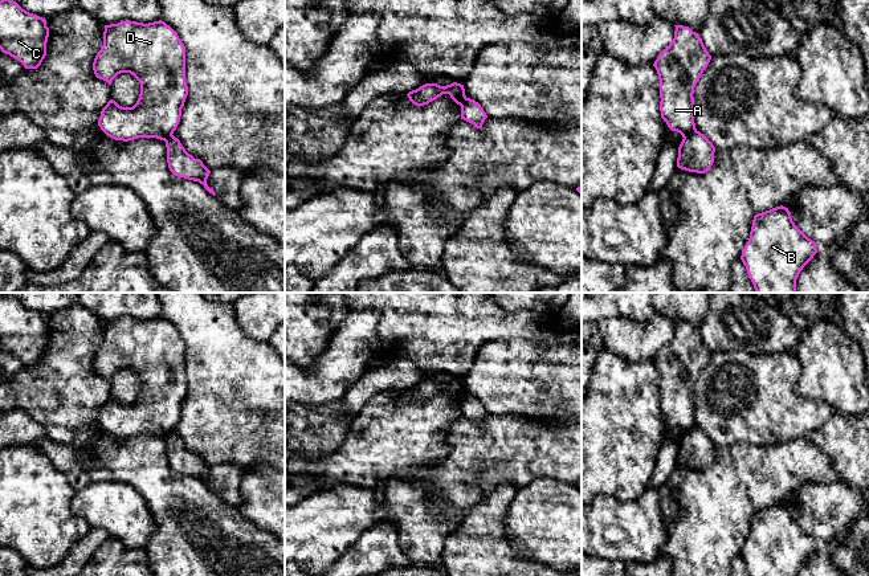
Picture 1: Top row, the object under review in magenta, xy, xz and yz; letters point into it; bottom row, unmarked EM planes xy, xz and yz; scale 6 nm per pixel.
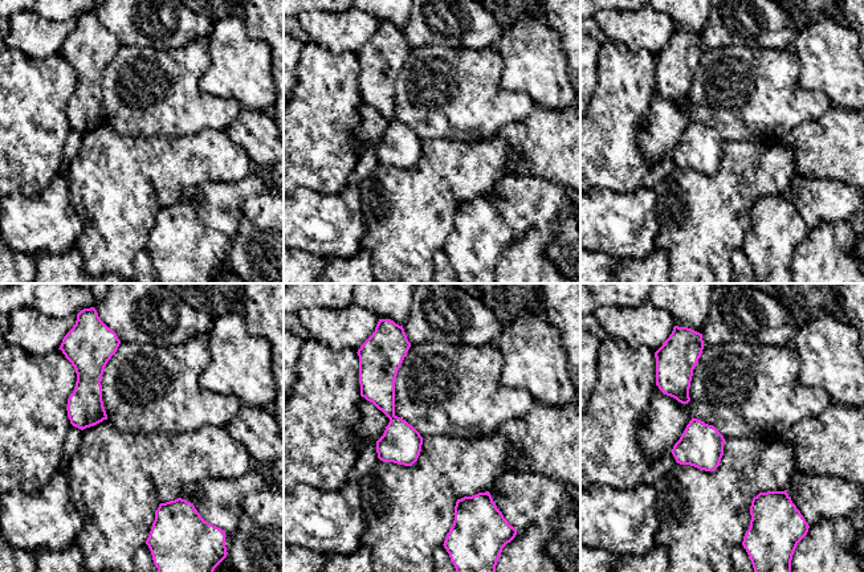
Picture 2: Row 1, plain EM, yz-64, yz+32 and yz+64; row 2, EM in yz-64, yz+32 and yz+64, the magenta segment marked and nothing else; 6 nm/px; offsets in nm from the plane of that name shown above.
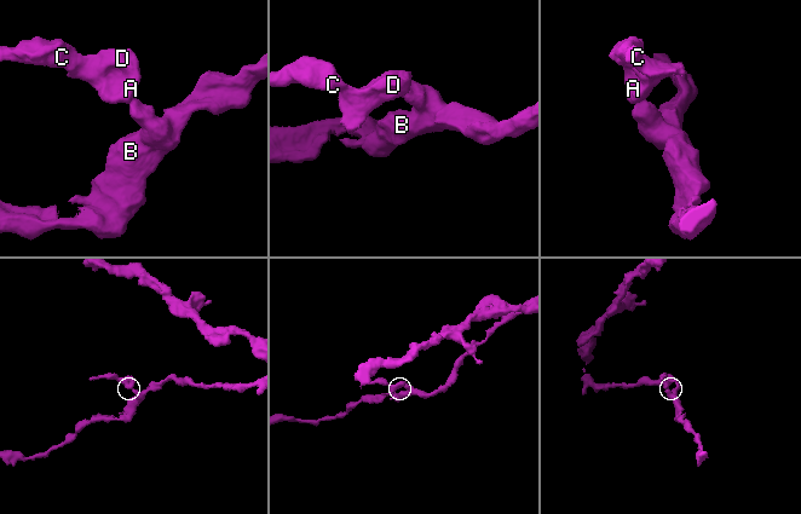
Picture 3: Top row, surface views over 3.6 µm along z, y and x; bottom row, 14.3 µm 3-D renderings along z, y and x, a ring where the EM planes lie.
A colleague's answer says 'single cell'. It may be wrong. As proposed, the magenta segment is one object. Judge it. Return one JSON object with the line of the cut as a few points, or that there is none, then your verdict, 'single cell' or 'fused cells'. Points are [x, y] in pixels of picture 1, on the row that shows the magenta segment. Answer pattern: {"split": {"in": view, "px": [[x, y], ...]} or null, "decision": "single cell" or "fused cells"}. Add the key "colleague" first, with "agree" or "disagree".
{"colleague": "disagree", "split": {"in": "yz", "px": [[696, 129], [684, 138]]}, "decision": "fused cells"}

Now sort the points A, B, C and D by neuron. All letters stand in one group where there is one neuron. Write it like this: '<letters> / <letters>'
A C D / B

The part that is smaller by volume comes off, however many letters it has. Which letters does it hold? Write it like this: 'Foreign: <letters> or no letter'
Foreign: A, C, D

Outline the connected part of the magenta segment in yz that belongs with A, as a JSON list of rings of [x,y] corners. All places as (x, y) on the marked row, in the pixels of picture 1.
[[[674,25],[674,38],[653,66],[660,79],[661,118],[682,138],[695,131],[694,87],[711,56],[702,38],[689,26]]]

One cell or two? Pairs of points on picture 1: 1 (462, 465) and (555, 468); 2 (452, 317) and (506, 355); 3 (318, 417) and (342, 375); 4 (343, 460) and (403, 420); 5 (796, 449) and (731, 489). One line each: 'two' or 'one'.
1: one
2: two
3: two
4: one
5: one

